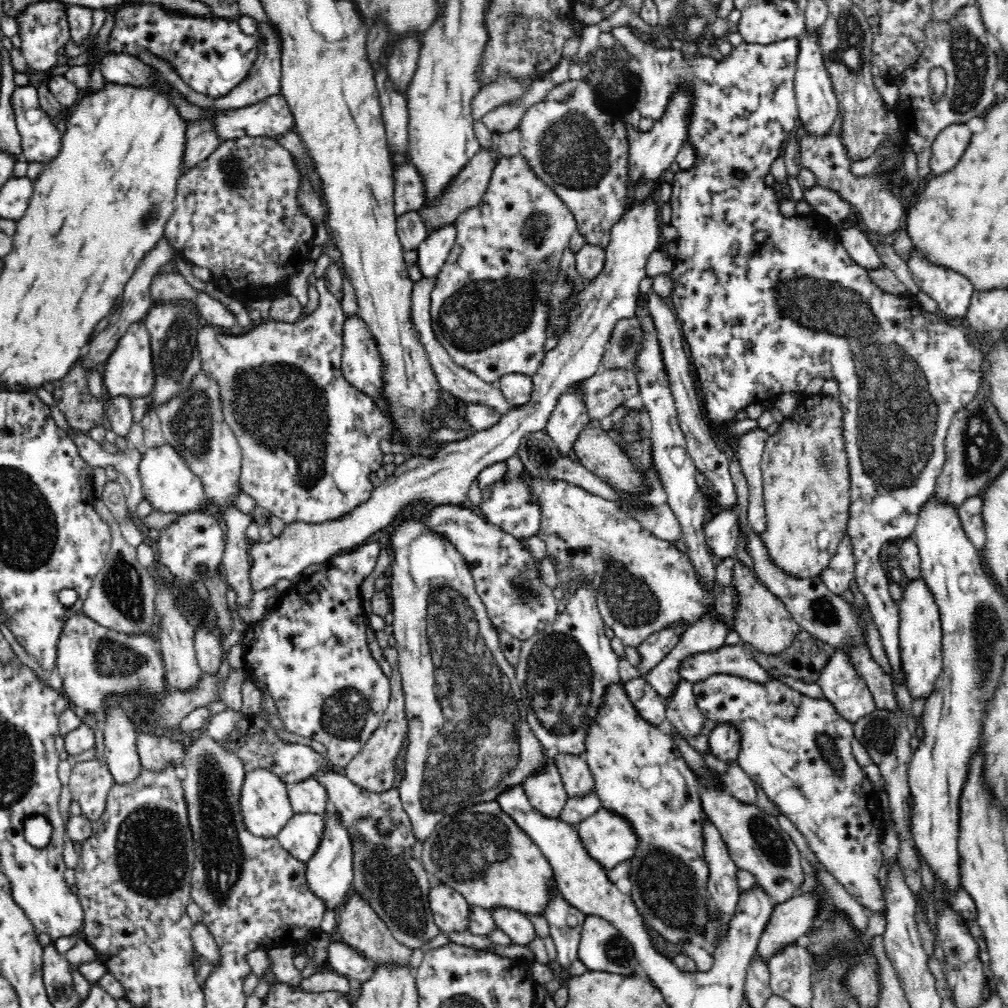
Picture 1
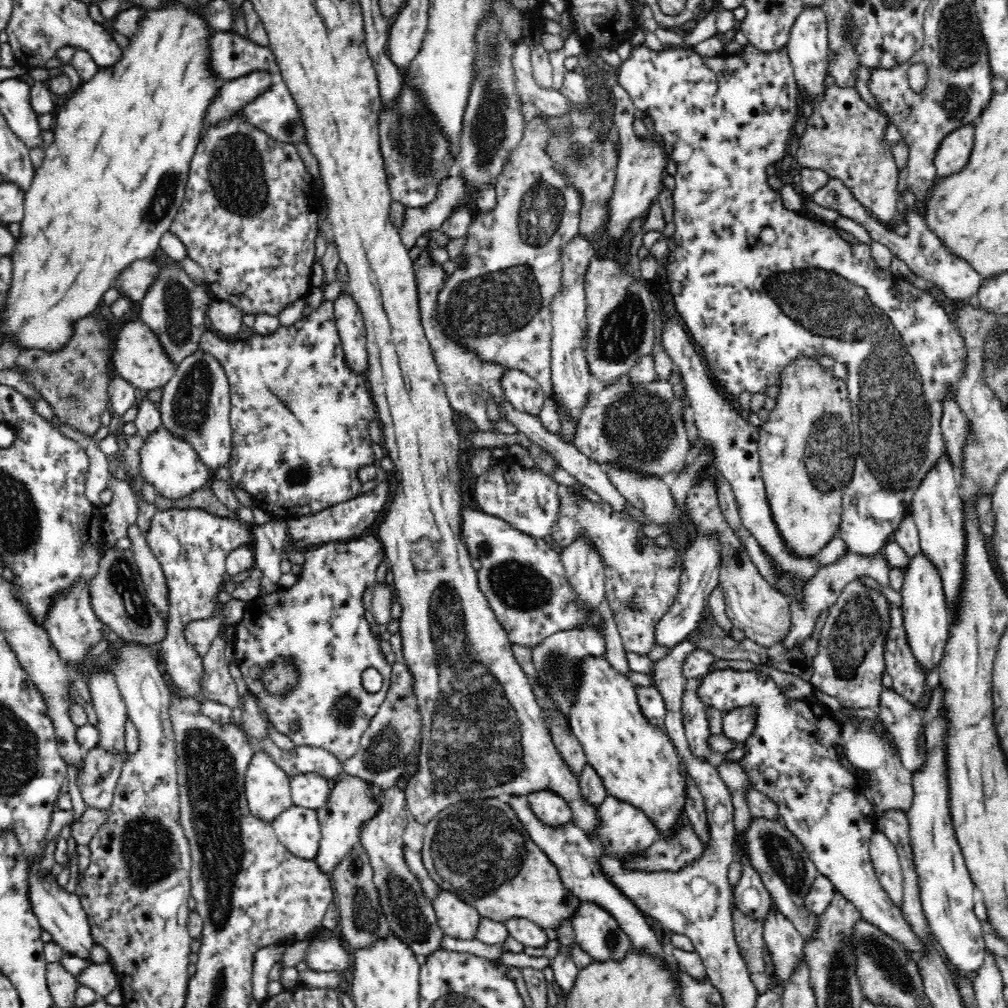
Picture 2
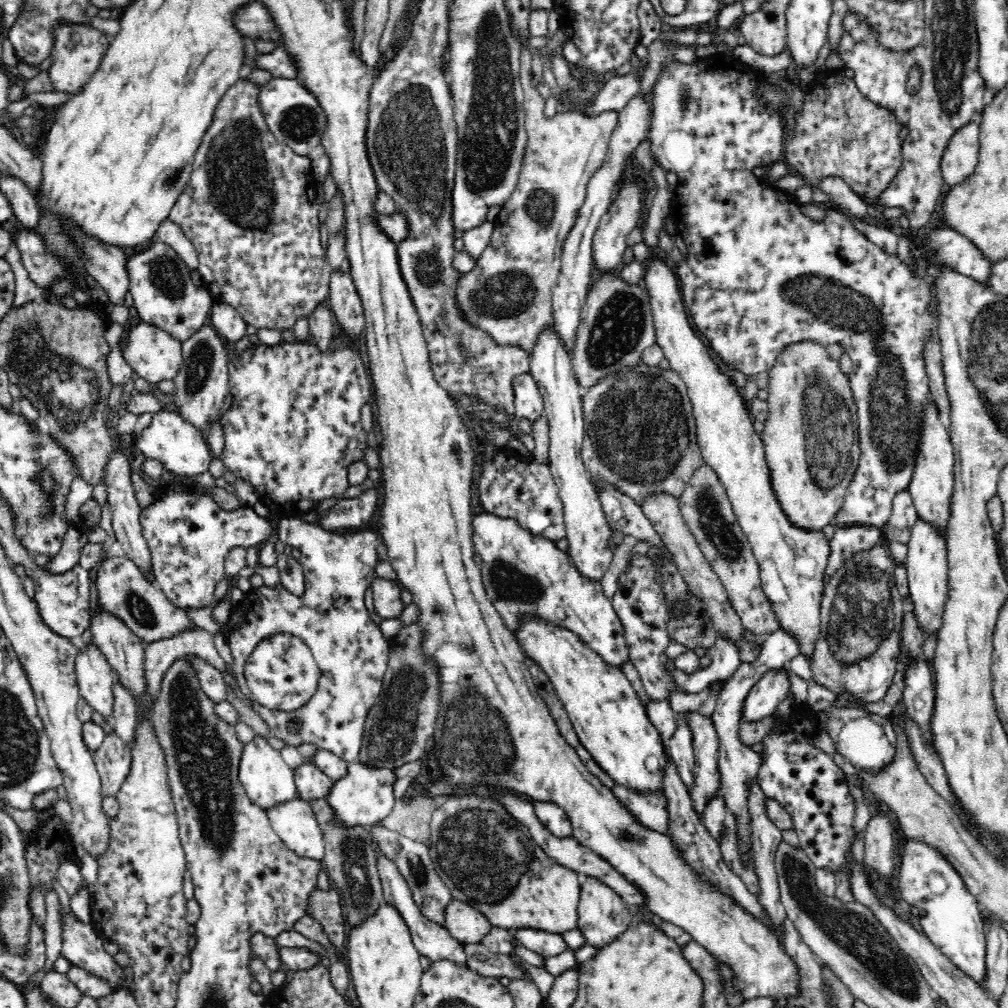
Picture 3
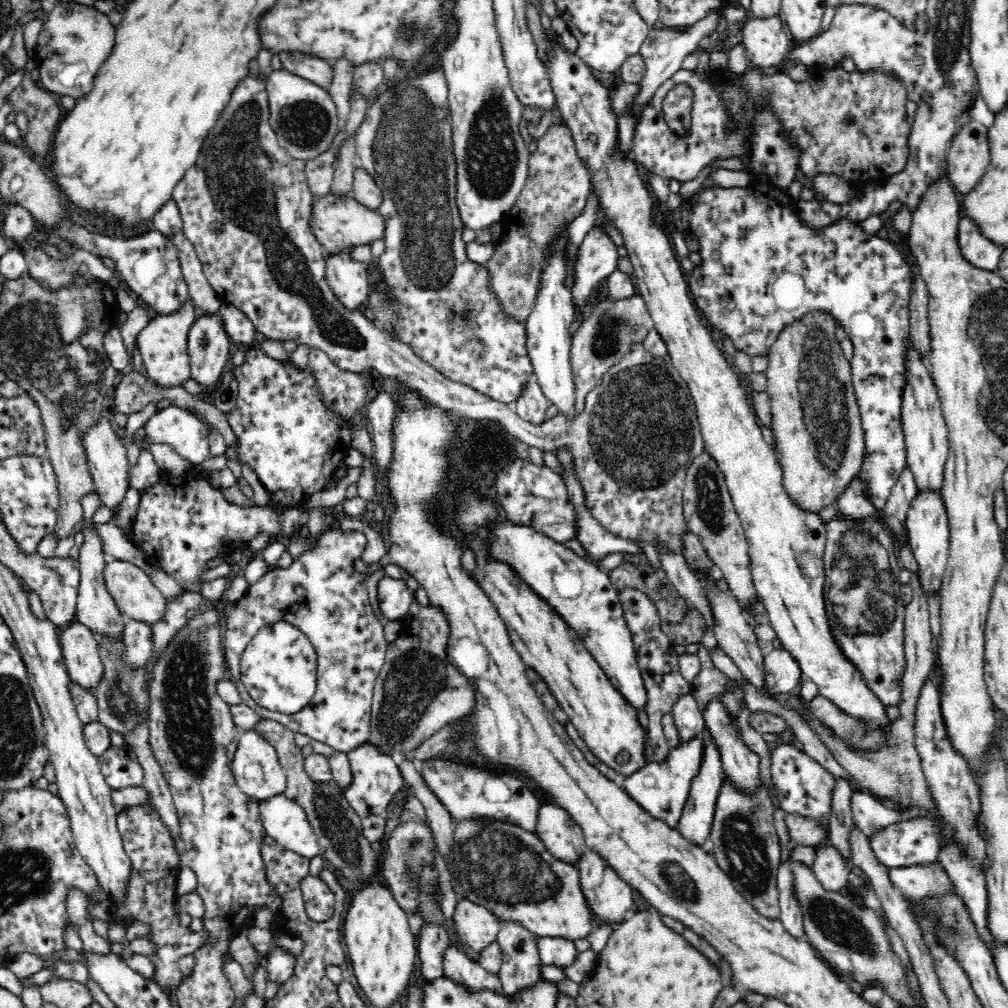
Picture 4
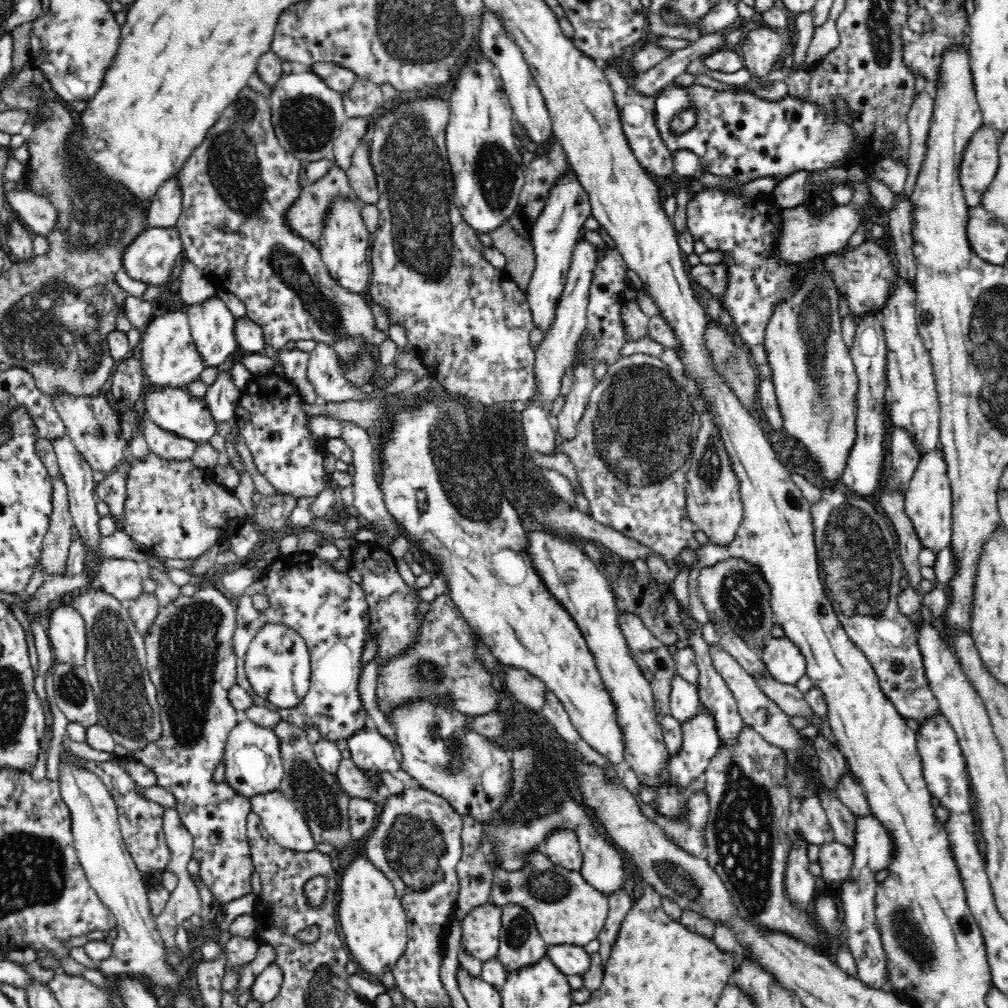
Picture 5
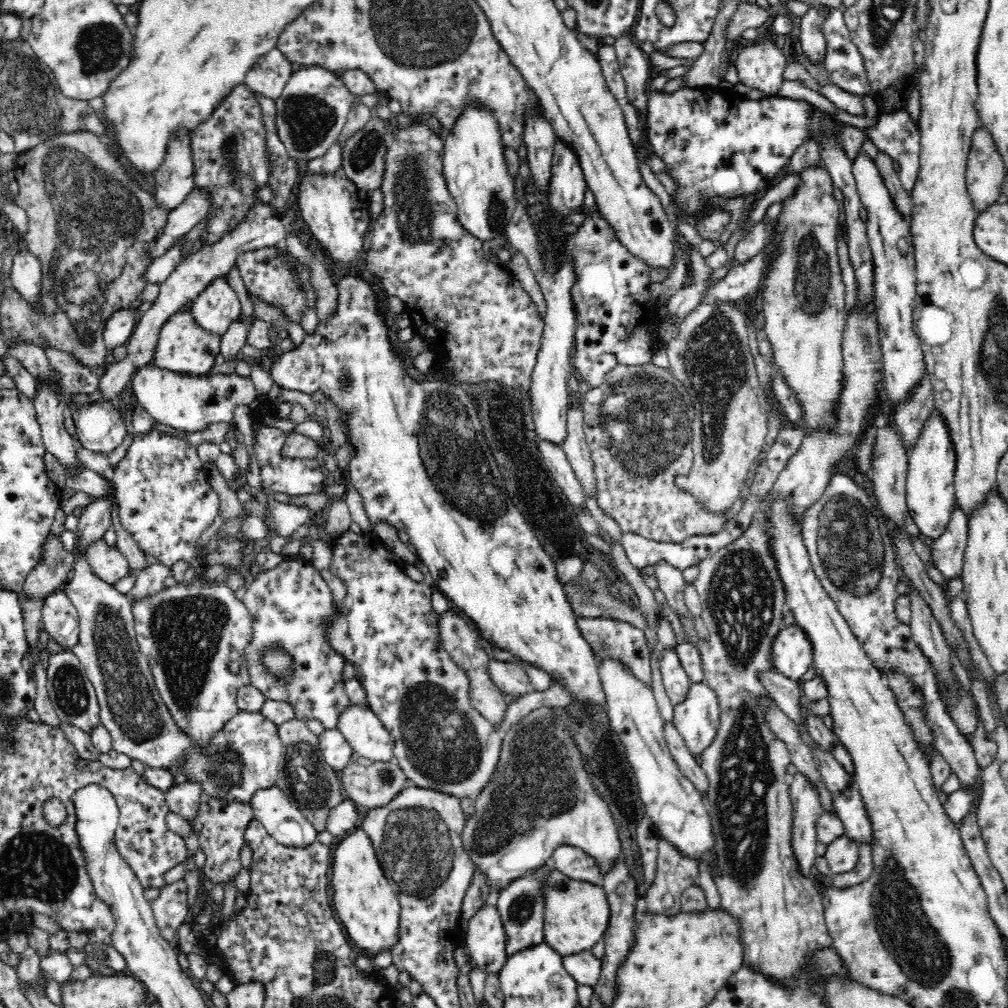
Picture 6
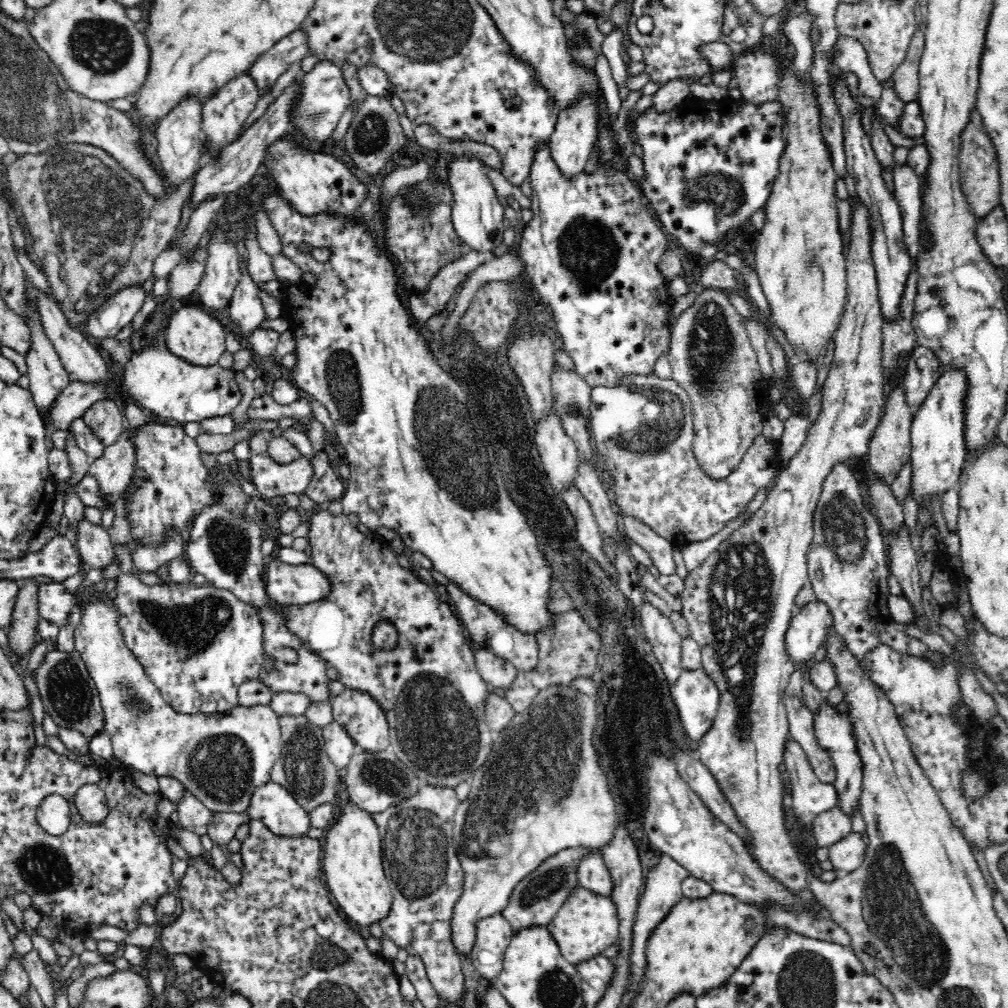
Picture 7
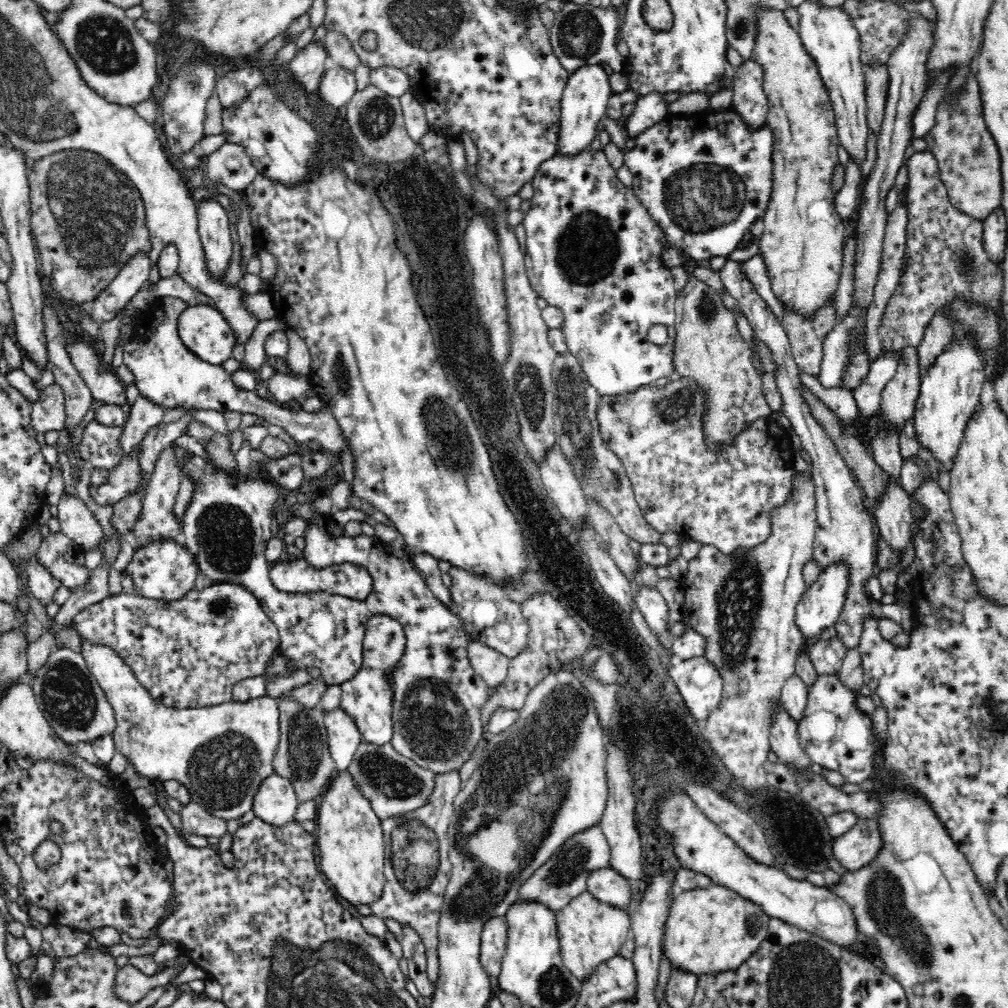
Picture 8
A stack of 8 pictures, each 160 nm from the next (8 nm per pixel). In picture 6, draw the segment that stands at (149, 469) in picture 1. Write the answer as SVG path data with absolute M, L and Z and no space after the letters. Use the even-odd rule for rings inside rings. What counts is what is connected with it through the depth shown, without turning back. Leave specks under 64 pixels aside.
M156 363L138 367L130 380L129 390L153 418L157 426L175 432L202 431L212 423L230 423L238 406L249 405L256 397L254 384L249 377L238 373L204 373L192 376L184 371L172 371Z

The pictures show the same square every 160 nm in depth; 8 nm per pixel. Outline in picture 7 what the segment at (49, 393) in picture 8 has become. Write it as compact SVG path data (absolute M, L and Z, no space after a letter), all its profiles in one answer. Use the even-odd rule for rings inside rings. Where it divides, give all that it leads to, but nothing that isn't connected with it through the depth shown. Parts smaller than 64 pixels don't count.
M70 381L41 414L44 426L57 430L70 429L70 424L86 414L97 400L107 398L105 389L104 385L92 386Z

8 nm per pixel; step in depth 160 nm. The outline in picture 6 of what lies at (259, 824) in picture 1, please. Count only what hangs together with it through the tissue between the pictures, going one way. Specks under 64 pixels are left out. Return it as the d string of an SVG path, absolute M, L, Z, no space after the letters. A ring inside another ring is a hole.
M80 535L75 536L75 545L71 551L74 567L72 580L62 587L78 614L78 642L72 646L72 652L94 685L100 703L101 725L111 735L112 748L120 754L126 754L131 760L142 762L145 766L161 767L167 771L170 771L170 768L179 768L187 780L200 784L205 796L222 800L225 804L249 803L257 790L274 786L285 752L277 725L260 711L239 710L238 714L230 718L216 734L211 735L207 745L198 745L192 739L192 735L184 732L169 712L164 699L160 696L160 691L155 687L148 660L140 653L134 633L134 615L130 598L92 572L78 540Z

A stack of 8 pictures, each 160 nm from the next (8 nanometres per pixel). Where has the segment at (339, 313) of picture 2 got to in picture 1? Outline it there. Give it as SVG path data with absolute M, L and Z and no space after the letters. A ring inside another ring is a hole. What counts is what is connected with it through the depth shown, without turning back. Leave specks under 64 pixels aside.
M357 313L345 315L341 341L343 376L351 386L375 399L382 388L381 358L370 329Z

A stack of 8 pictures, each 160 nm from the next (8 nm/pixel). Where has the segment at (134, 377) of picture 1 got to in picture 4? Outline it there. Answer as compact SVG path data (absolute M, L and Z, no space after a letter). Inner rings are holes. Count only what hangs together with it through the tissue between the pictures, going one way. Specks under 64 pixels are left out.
M190 297L182 306L170 314L157 314L143 328L136 340L138 363L145 376L155 382L160 388L181 387L192 379L192 365L188 353L189 330L199 311Z

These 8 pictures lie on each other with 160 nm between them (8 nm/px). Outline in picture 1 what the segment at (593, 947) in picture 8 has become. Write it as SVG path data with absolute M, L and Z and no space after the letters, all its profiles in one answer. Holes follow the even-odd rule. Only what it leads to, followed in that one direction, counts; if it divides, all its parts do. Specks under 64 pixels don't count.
M490 800L490 802L474 802L470 806L461 808L461 811L457 810L452 812L452 814L446 814L444 818L440 818L440 822L436 823L433 831L423 840L423 850L422 850L422 865L425 871L432 876L436 876L440 880L441 884L445 884L454 890L457 890L460 894L464 895L464 898L468 901L470 906L478 906L484 910L498 910L500 908L508 908L512 910L517 910L522 914L532 914L532 916L542 916L550 904L550 898L554 896L554 890L557 890L557 885L554 885L552 881L555 876L553 873L552 866L548 863L548 860L542 854L542 851L534 844L534 841L512 820L512 817L508 813L502 810L500 803L496 800Z

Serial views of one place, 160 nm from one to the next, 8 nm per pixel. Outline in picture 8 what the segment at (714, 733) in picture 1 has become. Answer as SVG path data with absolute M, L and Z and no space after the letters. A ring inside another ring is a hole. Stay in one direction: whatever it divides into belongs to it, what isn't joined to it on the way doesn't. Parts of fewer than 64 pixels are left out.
M834 561L821 569L818 578L807 586L795 611L796 623L804 638L816 638L840 620L840 612L847 601L850 578L850 565L846 561Z

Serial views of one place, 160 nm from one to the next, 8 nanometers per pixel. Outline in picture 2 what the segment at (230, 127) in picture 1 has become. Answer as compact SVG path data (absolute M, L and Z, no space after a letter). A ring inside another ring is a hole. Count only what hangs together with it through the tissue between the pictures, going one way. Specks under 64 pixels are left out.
M275 78L272 84L256 100L247 104L244 112L253 126L260 128L273 140L296 146L307 144L308 130L307 124L303 120L303 112L301 112L295 96L288 89L284 79Z

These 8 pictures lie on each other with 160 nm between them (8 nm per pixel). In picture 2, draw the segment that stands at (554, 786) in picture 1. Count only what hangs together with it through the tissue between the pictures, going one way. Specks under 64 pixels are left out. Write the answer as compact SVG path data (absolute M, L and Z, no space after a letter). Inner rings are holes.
M540 790L527 795L529 807L544 826L560 828L572 820L569 806L553 792Z

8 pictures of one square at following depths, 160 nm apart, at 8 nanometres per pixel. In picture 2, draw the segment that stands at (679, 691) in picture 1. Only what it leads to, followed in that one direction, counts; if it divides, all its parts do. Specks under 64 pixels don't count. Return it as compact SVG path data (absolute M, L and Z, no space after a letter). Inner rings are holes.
M704 676L687 679L686 690L682 698L683 724L689 742L689 751L694 758L707 762L712 756L710 745L710 724L702 699L698 696L698 688Z

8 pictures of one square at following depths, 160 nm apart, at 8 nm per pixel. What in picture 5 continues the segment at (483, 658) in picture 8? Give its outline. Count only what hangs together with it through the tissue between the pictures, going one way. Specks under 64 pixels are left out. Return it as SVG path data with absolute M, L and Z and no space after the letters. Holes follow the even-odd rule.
M505 666L504 684L508 692L535 712L541 712L545 684L531 672L514 666Z

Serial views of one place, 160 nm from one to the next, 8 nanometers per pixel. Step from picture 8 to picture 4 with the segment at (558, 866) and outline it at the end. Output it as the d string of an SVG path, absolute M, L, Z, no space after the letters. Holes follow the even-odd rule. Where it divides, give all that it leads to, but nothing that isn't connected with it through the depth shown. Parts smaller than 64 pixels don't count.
M501 921L497 943L503 952L503 959L498 978L505 996L520 987L533 985L541 977L543 962L538 952L538 938L520 921Z

